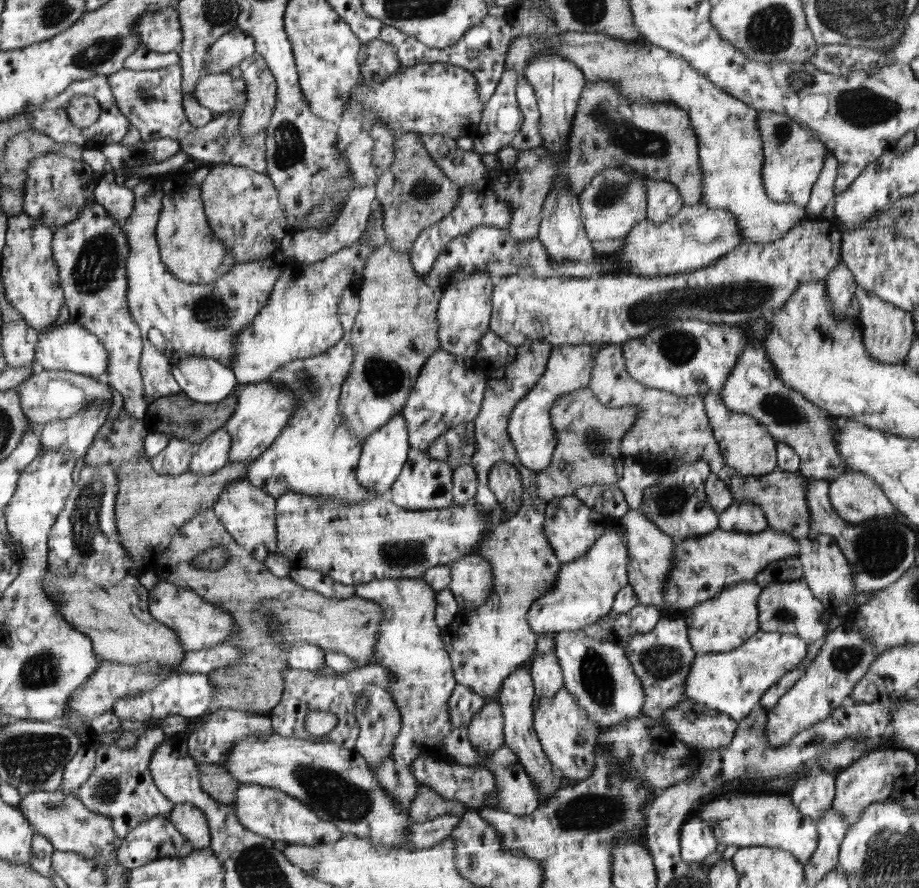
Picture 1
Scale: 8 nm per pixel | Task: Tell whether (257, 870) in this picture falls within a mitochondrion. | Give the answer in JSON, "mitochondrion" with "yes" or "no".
{"mitochondrion":"yes"}

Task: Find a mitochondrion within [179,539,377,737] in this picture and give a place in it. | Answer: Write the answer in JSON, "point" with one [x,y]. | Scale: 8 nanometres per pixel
{"point":[261,612]}

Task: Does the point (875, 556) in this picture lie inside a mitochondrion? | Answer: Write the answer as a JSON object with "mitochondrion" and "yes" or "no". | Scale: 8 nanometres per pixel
{"mitochondrion":"yes"}

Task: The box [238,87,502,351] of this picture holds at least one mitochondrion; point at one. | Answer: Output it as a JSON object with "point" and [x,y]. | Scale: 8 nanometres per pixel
{"point":[287,148]}

